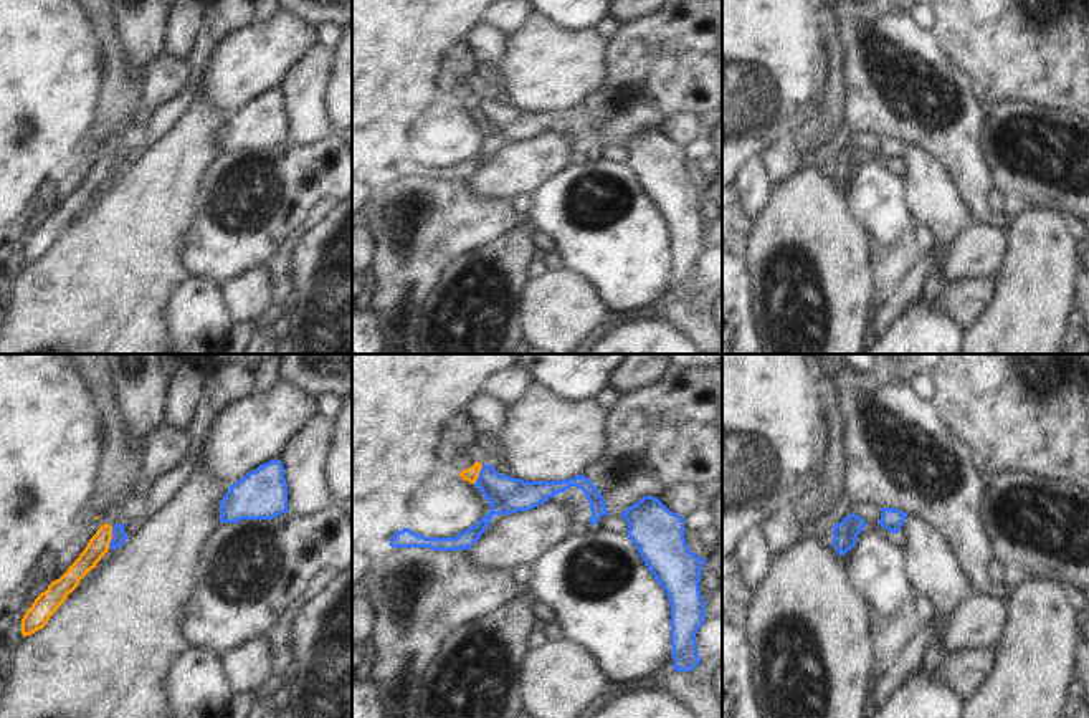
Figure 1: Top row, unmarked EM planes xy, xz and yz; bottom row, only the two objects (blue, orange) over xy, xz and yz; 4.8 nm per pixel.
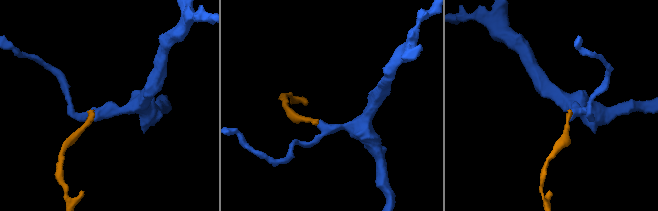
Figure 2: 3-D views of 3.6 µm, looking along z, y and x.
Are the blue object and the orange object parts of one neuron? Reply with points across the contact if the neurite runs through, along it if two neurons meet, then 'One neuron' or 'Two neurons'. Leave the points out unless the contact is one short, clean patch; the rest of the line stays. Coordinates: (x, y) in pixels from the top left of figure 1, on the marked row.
Boundary: xy (113, 526), (108, 548). Two neurons.

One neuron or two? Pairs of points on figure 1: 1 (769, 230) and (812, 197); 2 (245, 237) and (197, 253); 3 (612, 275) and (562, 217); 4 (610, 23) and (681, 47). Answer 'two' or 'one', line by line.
1: one
2: one
3: one
4: two

